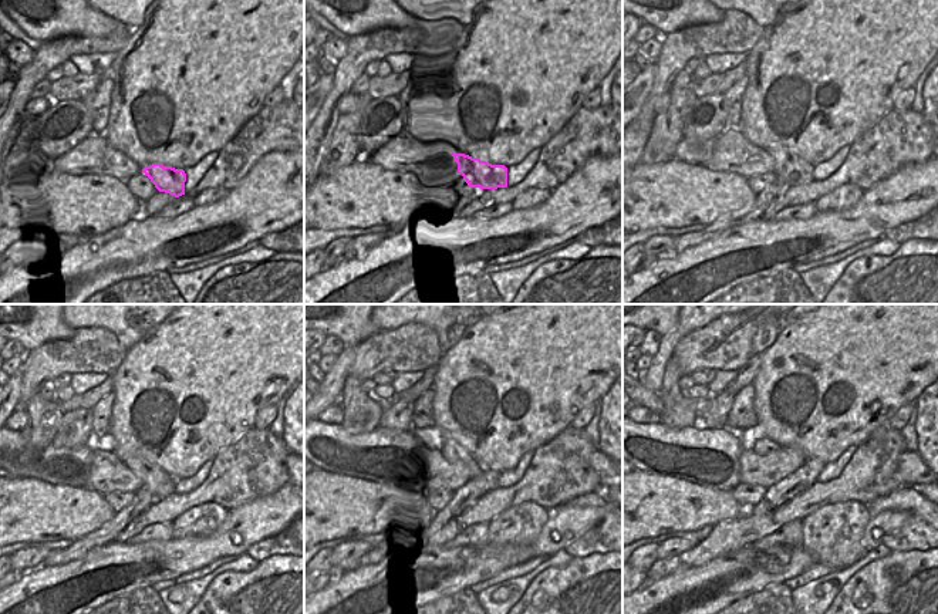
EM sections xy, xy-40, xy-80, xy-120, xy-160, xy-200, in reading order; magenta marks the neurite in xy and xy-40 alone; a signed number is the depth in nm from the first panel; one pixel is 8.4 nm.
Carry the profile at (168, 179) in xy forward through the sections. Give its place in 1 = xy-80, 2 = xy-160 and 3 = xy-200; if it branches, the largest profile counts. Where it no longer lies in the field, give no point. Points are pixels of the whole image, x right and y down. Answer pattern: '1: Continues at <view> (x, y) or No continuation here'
1: Continues at xy-80 (792, 169)
2: Continues at xy-160 (448, 449)
3: Continues at xy-200 (759, 445)

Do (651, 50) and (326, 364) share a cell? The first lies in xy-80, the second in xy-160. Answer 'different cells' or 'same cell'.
same cell

